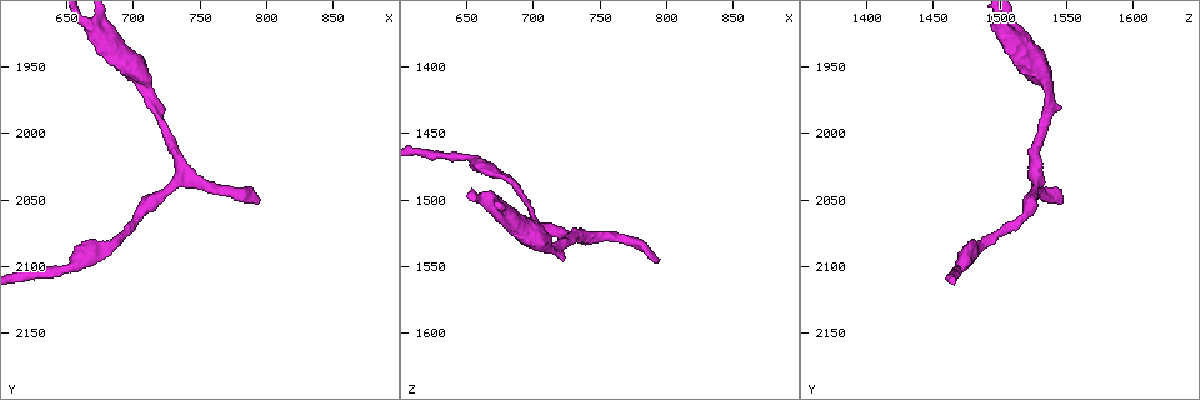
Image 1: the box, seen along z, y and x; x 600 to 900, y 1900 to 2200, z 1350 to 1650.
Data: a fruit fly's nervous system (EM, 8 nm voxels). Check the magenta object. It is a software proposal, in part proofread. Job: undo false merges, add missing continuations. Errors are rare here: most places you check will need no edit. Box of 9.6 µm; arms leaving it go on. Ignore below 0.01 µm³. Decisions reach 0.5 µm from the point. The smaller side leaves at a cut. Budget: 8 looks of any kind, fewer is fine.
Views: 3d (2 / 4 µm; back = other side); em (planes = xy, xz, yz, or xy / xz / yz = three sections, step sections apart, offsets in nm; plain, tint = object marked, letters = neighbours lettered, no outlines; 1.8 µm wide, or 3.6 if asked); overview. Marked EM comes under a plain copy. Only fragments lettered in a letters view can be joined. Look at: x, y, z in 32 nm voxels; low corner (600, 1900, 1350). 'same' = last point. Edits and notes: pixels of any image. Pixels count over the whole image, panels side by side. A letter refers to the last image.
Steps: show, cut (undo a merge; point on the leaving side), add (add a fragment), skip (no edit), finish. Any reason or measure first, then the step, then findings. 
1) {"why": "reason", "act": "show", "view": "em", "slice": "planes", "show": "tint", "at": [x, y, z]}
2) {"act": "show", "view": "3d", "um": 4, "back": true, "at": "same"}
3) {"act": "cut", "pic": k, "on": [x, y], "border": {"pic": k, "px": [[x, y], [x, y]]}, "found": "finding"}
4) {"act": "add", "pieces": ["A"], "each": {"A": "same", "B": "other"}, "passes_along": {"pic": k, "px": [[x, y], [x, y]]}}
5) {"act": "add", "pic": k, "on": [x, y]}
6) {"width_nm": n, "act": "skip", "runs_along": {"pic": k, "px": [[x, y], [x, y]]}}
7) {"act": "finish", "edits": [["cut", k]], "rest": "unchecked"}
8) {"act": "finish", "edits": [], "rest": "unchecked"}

{"why": "branch stops here", "act": "show", "view": "3d", "um": 2, "at": [792, 2052, 1544]}

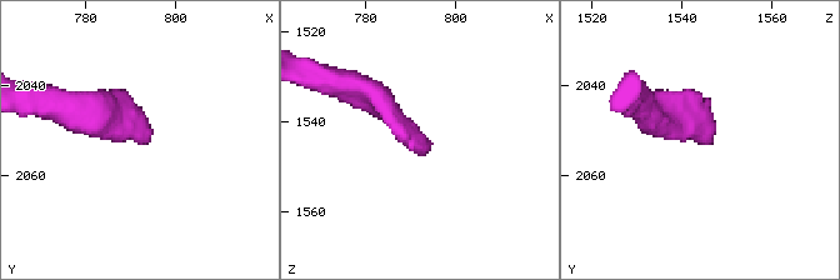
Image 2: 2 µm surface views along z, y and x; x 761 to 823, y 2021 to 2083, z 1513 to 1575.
{"act": "show", "view": "em", "slice": "yz", "step": 16, "show": "letters", "at": [794, 2052, 1546]}

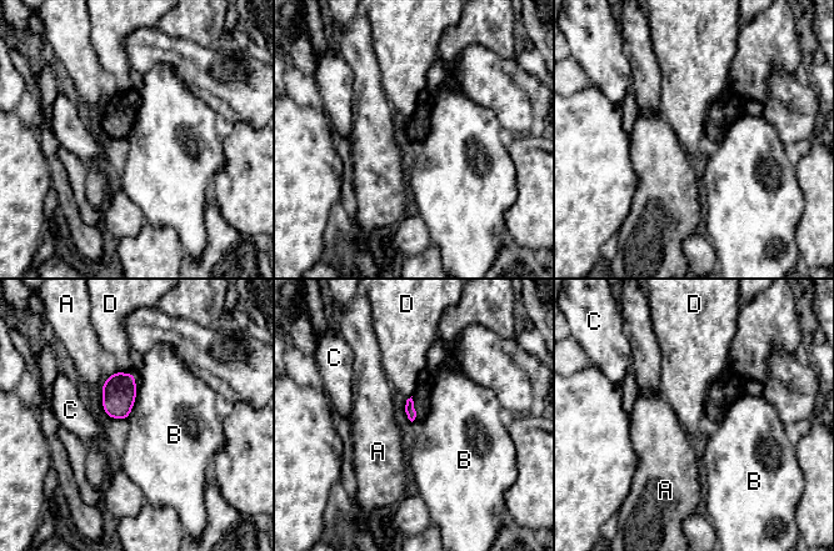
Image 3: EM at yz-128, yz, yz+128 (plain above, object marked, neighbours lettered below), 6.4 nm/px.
{"act": "skip", "each": {"A": "other", "B": "other", "C": "other", "D": "other"}, "found": "no lettered fragment goes on from it"}

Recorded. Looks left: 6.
{"why": "a fork", "act": "show", "view": "3d", "um": 2, "at": [738, 2030, 1528]}

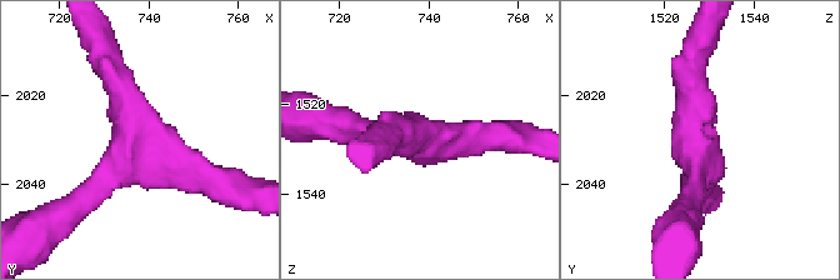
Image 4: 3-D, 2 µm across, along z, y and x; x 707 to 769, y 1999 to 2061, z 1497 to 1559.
{"act": "show", "view": "em", "um": 3.6, "slice": "xy", "step": 4, "show": "tint", "at": [736, 2032, 1527]}

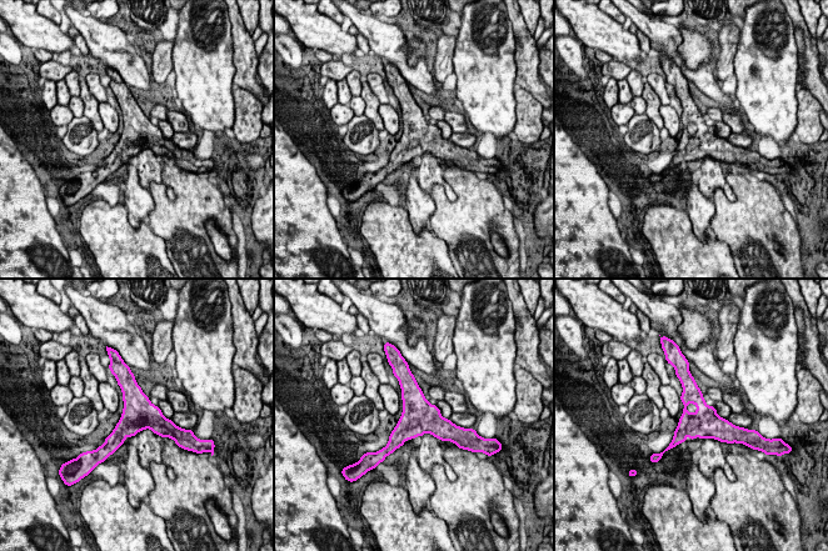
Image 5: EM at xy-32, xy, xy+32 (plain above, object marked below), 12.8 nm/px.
{"why": "another direction", "act": "show", "view": "em", "um": 3.6, "slice": "planes", "show": "letters", "at": "same"}

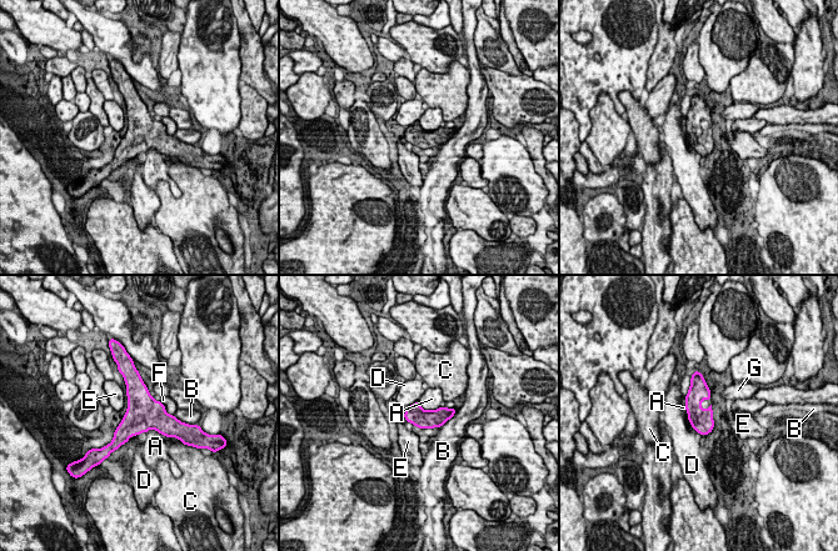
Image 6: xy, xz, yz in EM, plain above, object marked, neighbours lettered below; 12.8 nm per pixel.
{"width_nm": 260, "act": "skip", "each": {"A": "other", "B": "other", "C": "other", "D": "other", "E": "other", "F": "other", "G": "other"}, "border": {"pic": 6, "px": [[684, 404], [687, 419], [696, 430]]}, "found": "one cell here"}

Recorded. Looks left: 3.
{"why": "thick turns thin", "act": "show", "view": "em", "slice": "planes", "show": "letters", "at": [682, 2088, 1482]}

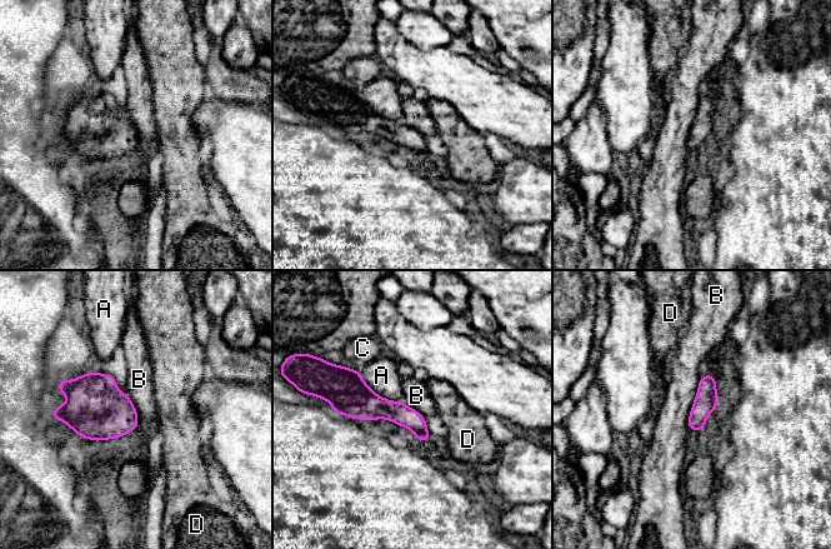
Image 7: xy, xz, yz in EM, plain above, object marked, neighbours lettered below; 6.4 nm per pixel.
{"width_nm": 140, "act": "skip", "each": {"A": "other", "B": "other", "C": "other", "D": "other"}, "border": {"pic": 7, "px": [[701, 375], [690, 410], [687, 430]]}, "found": "continuous, no second cell"}

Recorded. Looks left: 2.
{"why": "calibre changes", "act": "show", "view": "3d", "um": 4, "back": true, "at": [676, 1928, 1510]}

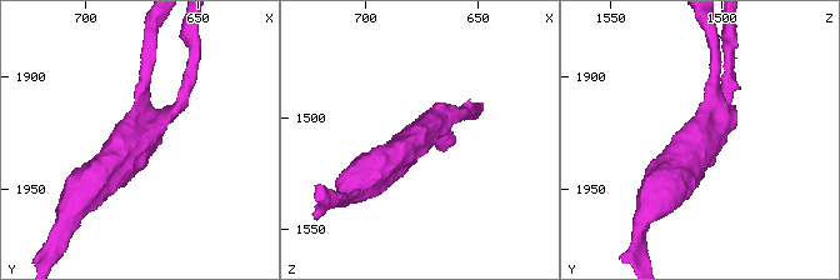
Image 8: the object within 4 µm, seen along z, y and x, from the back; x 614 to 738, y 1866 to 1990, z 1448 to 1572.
{"why": "shape alone is not enough", "act": "show", "view": "em", "slice": "planes", "show": "letters", "at": [676, 1928, 1509]}

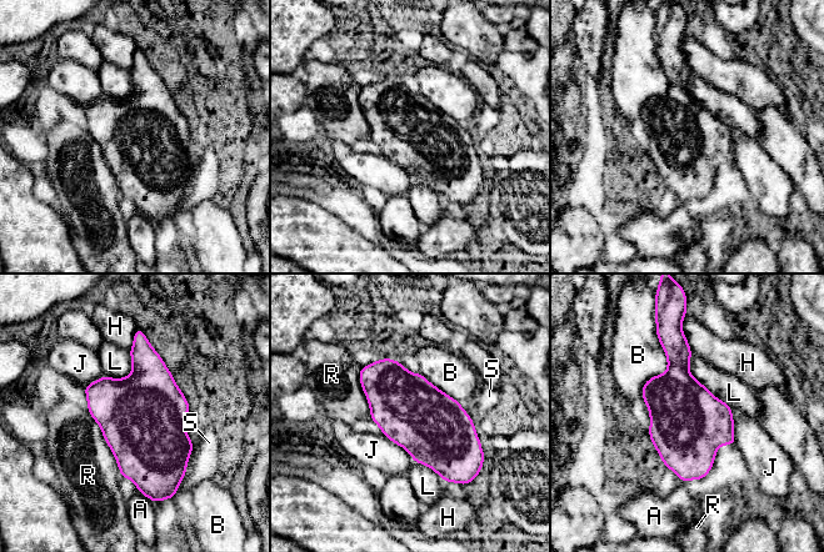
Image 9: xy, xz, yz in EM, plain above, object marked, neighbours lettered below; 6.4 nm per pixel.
{"arms": 3, "arm_widths_nm": [160, 220, 460], "act": "skip", "each": {"A": "other", "B": "other", "H": "other", "J": "other", "L": "other", "R": "other", "S": "other"}, "found": "all the same cell"}

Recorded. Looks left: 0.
{"act": "finish", "edits": [], "rest": "unchecked"}

